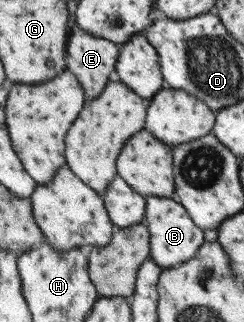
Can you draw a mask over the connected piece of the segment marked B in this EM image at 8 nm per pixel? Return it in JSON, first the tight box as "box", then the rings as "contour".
{"box":[144,196,206,268],"contour":[[[146,196],[144,222],[150,233],[150,257],[162,268],[173,268],[189,261],[206,242],[204,231],[195,225],[187,210],[175,197]]]}

